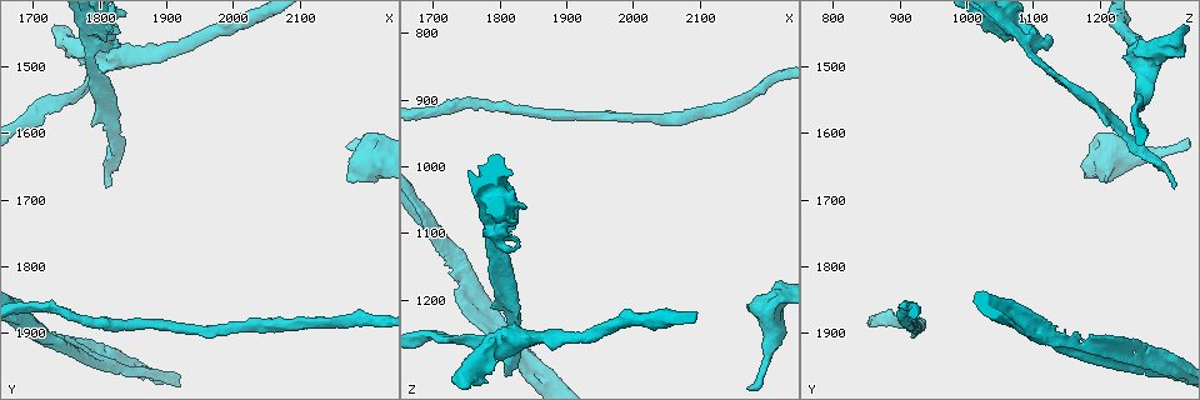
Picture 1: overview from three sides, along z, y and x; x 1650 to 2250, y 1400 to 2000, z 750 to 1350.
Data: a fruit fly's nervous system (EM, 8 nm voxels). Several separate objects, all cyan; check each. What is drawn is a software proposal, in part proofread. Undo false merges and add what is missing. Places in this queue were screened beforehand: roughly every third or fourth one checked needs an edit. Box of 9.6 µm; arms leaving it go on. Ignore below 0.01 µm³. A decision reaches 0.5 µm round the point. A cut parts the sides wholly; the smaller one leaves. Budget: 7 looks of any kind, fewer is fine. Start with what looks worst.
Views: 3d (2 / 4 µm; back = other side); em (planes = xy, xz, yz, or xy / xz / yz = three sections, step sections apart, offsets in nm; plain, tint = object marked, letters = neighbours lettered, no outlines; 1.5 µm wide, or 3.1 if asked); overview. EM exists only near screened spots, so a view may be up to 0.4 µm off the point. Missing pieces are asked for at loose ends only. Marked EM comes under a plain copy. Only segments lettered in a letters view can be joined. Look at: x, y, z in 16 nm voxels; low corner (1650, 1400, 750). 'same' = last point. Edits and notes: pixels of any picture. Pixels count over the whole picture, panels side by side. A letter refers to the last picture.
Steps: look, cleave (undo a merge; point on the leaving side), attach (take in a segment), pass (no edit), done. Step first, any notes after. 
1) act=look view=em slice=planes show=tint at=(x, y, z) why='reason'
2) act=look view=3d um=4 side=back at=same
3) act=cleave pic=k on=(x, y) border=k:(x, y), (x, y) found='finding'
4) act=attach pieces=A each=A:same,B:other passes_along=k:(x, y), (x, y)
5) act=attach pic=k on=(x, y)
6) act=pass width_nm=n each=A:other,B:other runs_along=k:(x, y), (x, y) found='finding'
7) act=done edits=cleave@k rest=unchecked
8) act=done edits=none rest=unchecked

act=look view=em slice=xz step=8 show=tint at=(1810, 1680, 1310) why='an open end'

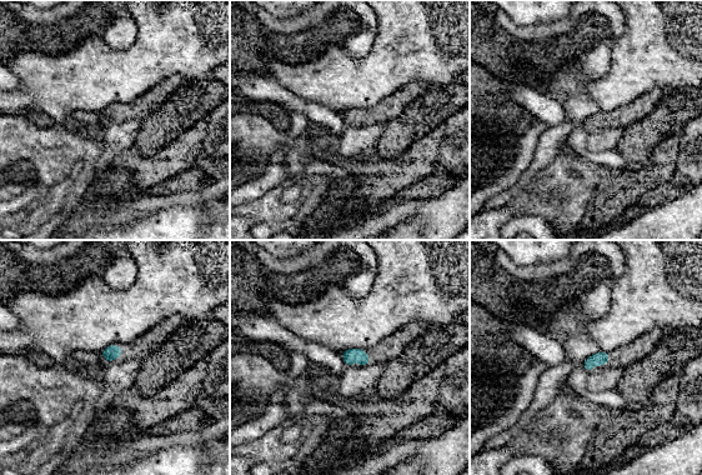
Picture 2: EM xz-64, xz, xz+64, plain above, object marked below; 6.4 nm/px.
act=look view=em slice=xz step=8 show=letters at=same

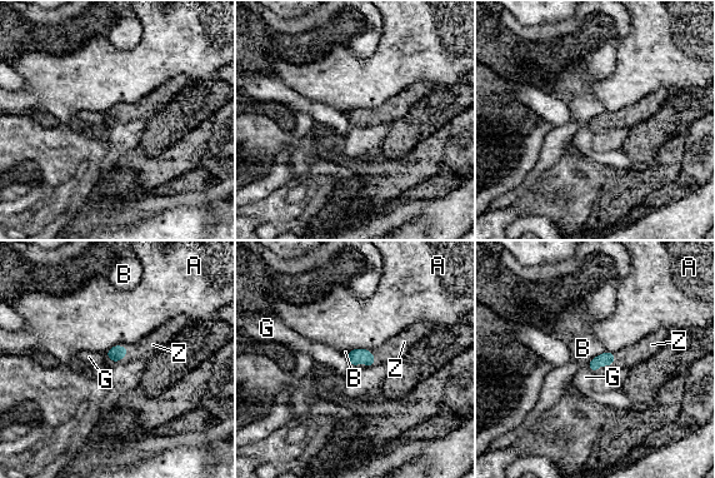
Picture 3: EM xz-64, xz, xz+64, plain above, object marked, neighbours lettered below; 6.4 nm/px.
act=attach pieces=Z each=A:other,B:other,G:other,Z:same passes_along=3:(608, 358), (608, 366), (631, 355) found='the cell continues'

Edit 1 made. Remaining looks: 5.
act=look view=em slice=yz step=8 show=tint at=(1745, 1460, 1315) why='calibre changes'

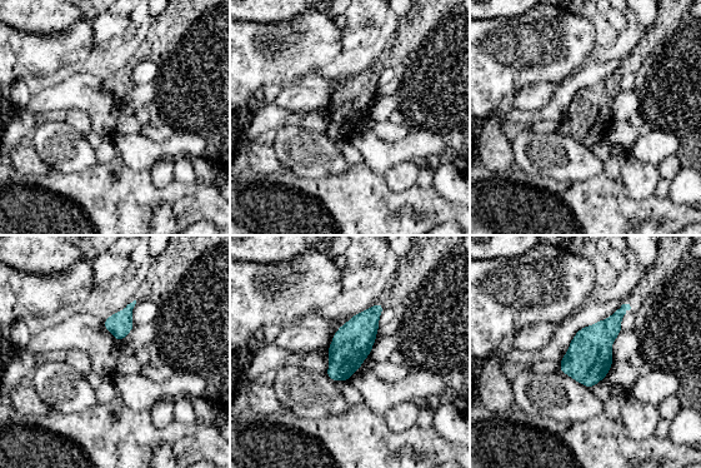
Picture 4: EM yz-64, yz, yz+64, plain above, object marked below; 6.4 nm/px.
act=look view=em slice=xz step=4 show=letters at=same

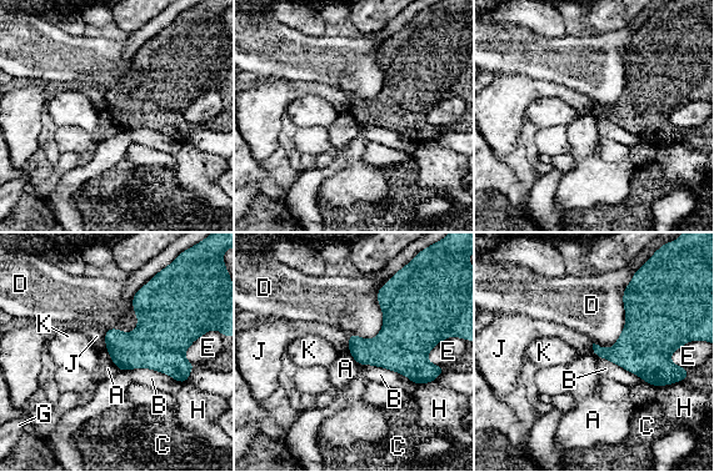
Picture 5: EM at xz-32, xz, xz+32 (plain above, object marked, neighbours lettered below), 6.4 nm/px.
act=pass longest_contact=D:550nm each=A:other,B:other,C:other,D:other,E:other,G:other,H:other,J:other,K:other border=5:(359, 363), (390, 368), (419, 385) found='all the same cell'

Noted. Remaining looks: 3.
act=look view=3d um=4 at=(1820, 1560, 1180) why='closes a loop'

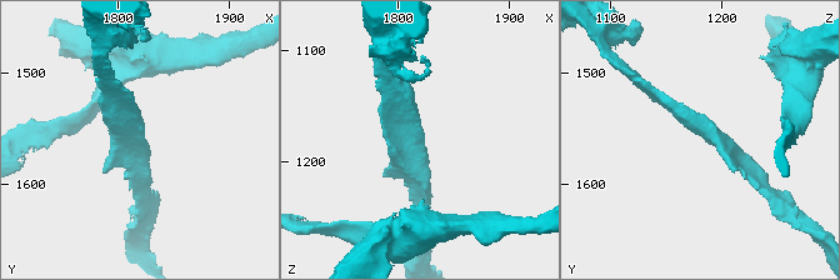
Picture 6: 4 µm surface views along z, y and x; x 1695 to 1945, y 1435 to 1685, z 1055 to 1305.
act=look view=em slice=planes show=letters at=(1824, 1558, 1182)

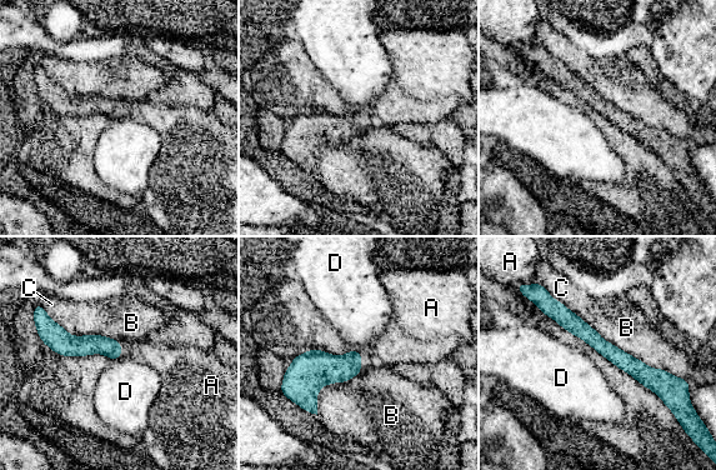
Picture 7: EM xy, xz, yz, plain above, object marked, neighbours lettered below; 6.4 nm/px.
act=pass width_nm=100 each=A:other,B:other,C:other,D:other found='continuous, no second cell'

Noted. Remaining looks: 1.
act=done edits=attach@3 rest=unchecked

